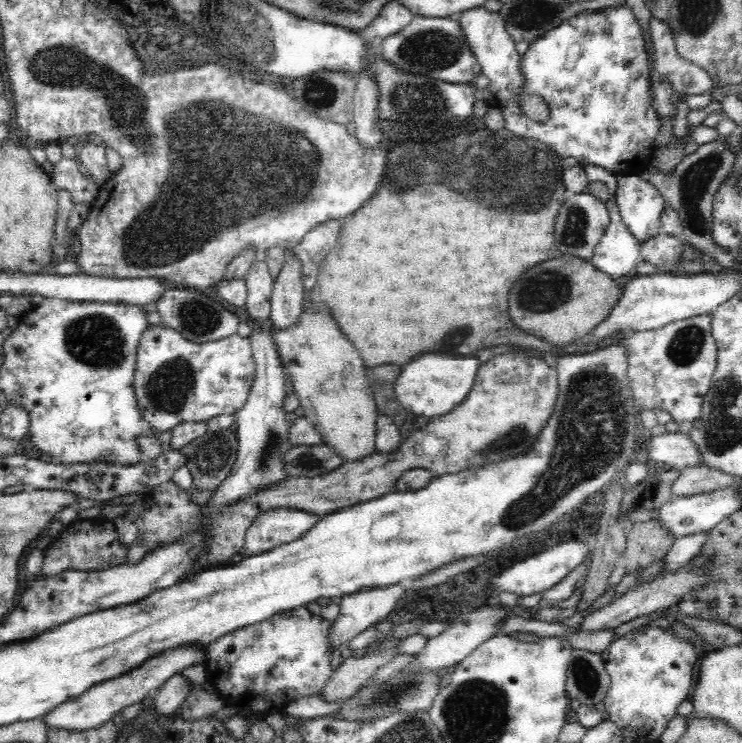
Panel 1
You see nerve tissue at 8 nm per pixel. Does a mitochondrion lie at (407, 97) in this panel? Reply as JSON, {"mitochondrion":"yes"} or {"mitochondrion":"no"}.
{"mitochondrion":"yes"}

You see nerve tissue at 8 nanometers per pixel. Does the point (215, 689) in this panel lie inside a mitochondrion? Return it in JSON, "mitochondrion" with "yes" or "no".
{"mitochondrion":"no"}

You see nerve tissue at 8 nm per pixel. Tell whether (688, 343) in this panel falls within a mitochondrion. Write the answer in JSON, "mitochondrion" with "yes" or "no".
{"mitochondrion":"yes"}

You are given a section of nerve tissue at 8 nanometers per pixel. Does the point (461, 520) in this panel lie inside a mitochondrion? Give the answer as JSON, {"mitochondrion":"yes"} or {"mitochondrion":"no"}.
{"mitochondrion":"no"}

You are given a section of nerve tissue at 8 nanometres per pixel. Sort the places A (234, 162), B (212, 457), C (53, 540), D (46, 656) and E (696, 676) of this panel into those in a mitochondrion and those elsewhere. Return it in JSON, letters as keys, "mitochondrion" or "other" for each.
{"A":"mitochondrion","B":"mitochondrion","C":"other","D":"other","E":"other"}

